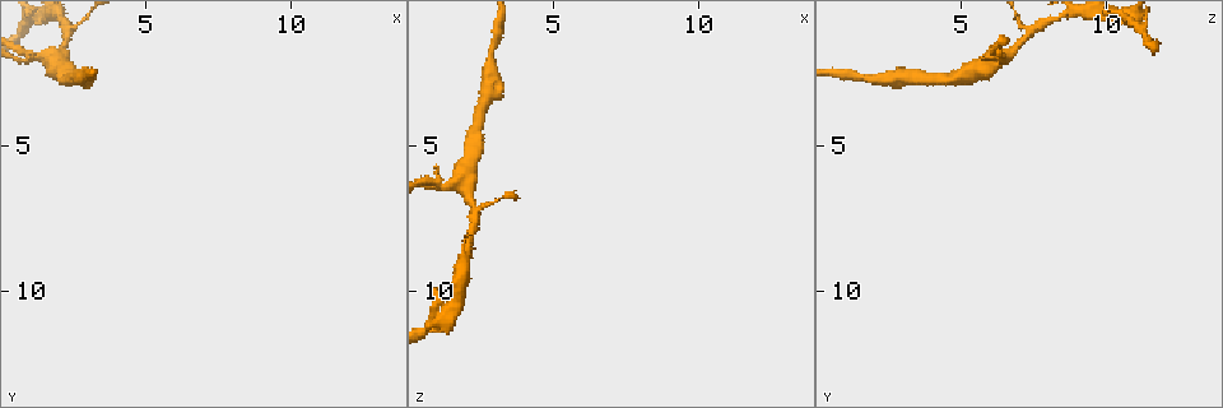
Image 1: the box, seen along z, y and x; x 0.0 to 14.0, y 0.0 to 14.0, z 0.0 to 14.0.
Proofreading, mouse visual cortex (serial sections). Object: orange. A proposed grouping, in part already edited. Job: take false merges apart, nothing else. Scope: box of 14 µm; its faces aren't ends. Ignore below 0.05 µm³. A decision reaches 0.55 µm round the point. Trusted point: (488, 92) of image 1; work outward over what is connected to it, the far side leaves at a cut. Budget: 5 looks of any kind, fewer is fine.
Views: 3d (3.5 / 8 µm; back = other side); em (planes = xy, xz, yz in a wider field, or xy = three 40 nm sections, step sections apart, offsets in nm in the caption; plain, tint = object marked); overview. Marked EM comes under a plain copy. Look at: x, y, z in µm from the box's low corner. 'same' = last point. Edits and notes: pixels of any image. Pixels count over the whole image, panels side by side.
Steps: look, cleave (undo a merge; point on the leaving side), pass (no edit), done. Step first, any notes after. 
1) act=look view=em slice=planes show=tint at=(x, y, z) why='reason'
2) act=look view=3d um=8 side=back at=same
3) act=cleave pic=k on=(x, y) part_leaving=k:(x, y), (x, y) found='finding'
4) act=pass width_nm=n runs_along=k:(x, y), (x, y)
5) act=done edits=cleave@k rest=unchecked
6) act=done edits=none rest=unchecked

act=look view=3d um=3.5 at=(1.2, 2.0, 6.4) why='abrupt turn'

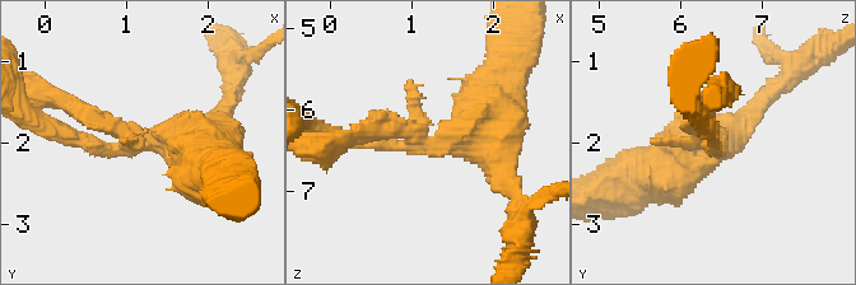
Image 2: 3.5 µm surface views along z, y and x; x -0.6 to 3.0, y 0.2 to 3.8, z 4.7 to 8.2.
act=look view=em slice=xy step=5 show=tint at=(1.20, 2.00, 6.40)

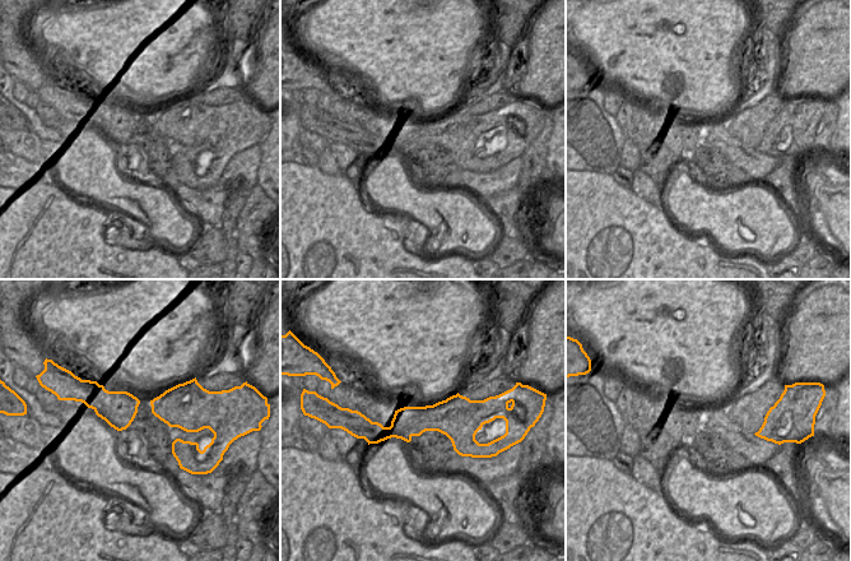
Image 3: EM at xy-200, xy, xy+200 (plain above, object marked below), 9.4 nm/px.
act=cleave pic=2 on=(88, 115) width_nm=340 part_leaving=2:(129, 134), (46, 94) found='two cells meet here'

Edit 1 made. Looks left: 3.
act=look view=overview why='see it whole again'

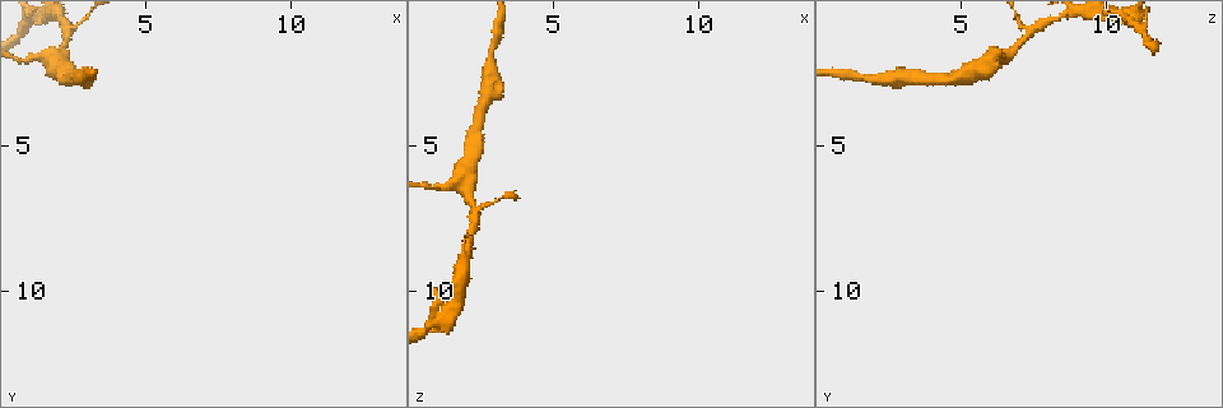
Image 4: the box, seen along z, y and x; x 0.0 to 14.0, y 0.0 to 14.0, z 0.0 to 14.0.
act=look view=em slice=xy step=5 show=tint at=(2.5, 1.2, 7.4) why='branch point'

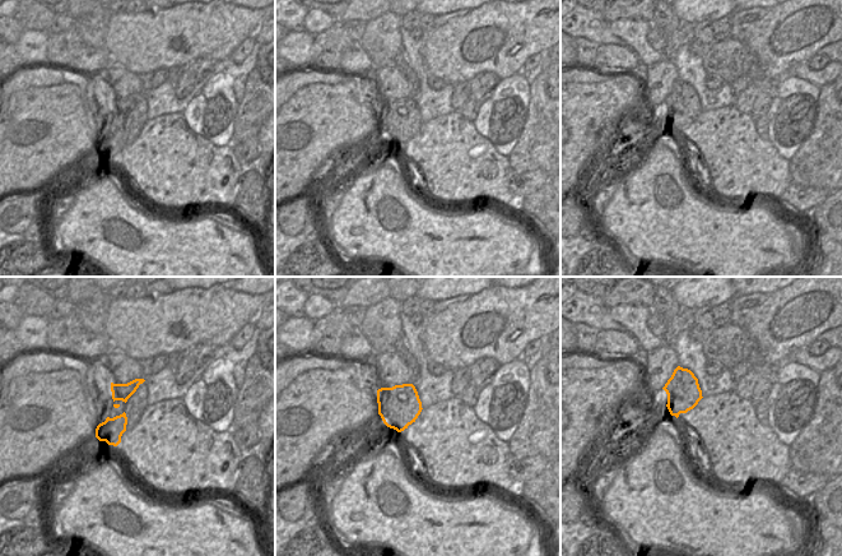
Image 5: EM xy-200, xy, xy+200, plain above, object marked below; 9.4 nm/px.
act=look view=3d um=3.5 side=back at=same

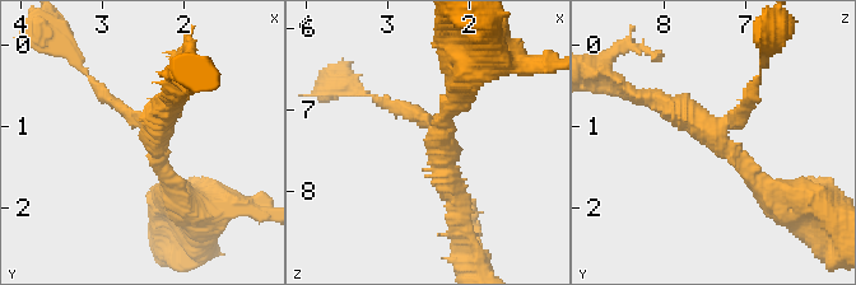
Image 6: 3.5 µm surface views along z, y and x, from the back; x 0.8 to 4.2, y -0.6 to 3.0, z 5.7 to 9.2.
act=pass arm_widths_nm=150,200,300 found='continuous, no second cell'

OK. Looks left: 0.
act=done edits=cleave@2 rest=unchecked

